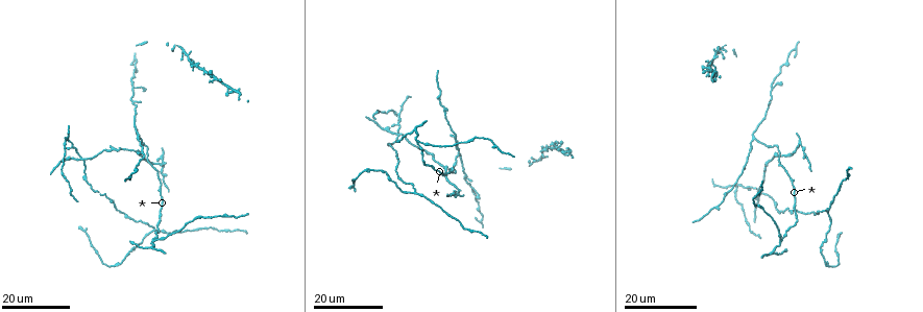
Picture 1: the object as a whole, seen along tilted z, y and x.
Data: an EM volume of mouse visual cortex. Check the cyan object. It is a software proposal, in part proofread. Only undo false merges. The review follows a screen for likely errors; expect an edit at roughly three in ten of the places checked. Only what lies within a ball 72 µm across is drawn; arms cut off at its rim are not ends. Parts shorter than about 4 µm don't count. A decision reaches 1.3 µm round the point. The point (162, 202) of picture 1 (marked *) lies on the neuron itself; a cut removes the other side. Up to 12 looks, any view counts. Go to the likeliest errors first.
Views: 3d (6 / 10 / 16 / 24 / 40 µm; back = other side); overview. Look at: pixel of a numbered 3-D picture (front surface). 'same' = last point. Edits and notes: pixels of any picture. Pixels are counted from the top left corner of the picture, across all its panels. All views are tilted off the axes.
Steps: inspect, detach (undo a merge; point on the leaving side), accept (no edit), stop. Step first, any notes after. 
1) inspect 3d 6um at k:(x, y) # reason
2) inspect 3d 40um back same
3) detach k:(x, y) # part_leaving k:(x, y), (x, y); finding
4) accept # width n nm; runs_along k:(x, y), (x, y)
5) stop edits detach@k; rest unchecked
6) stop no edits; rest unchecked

inspect 3d 16um at 1:(399, 135) # four-way junction

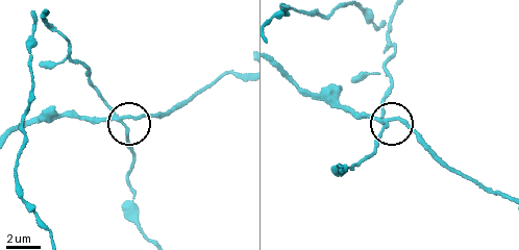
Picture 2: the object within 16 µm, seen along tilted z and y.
inspect 3d 6um at 2:(119, 117) # closer look

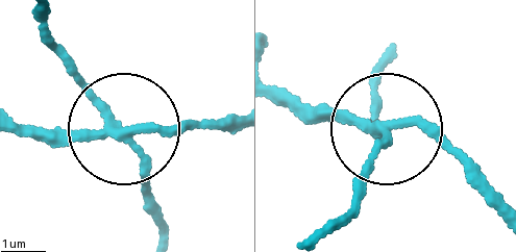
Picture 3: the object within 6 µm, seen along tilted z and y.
detach 3:(185, 129) # width 180 nm; part_leaving 3:(125, 133), (226, 125); a second neuron is stuck on

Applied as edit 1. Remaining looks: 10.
inspect overview

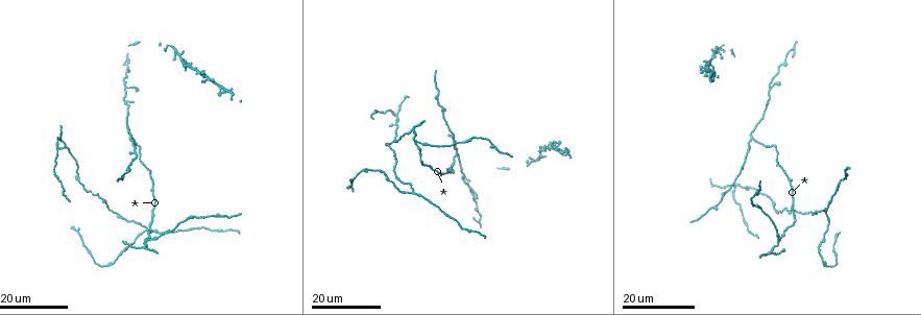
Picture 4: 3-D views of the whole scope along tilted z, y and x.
inspect 3d 16um at 4:(411, 192) # arms part here

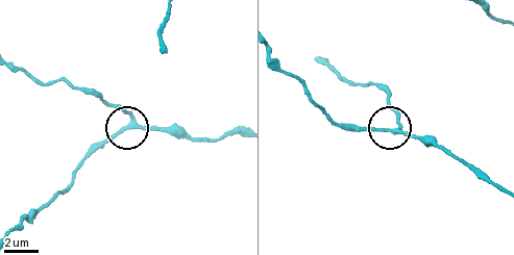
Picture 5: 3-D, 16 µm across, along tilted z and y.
inspect 3d 10um at 5:(131, 128)

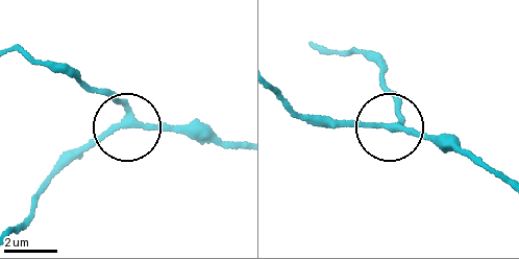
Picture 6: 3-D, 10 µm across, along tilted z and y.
accept # arms 3; all the same neuron

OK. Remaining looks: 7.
inspect 3d 24um at 4:(140, 154) # calibre changes

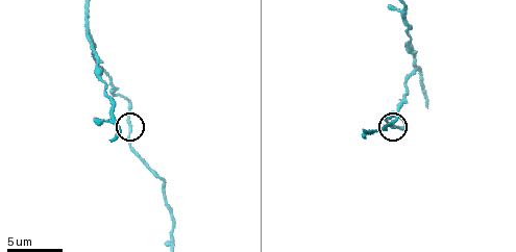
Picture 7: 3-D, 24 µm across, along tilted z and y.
inspect 3d 6um at 7:(130, 122)

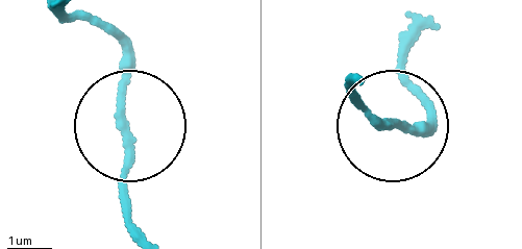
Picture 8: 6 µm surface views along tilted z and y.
accept # runs_along 8:(364, 80), (354, 94), (377, 124), (409, 127), (429, 106); continuous, no second neuron

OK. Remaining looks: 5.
inspect 3d 6um at 7:(415, 65) # two arms in line, one across

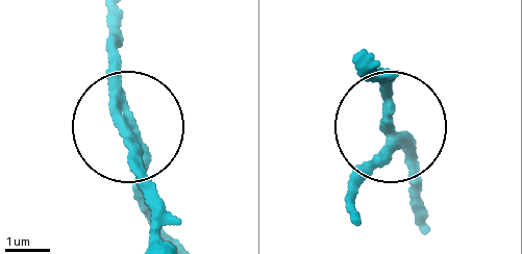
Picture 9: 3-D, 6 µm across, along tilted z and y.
detach 9:(127, 146) # width 210 nm; part_leaving 9:(118, 93), (120, 15); two neurons meet here

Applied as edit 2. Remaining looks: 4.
inspect 3d 6um at 7:(365, 130) # three arms meet

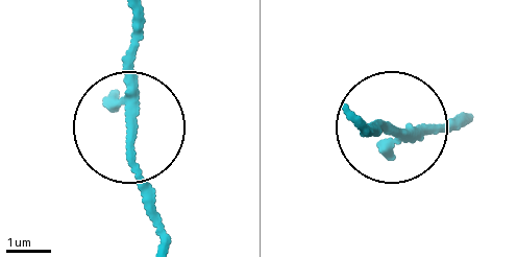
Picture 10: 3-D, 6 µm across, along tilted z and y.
accept # runs_along 10:(357, 126), (415, 138), (463, 123); all the same neuron

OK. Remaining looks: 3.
inspect 3d 24um at 4:(146, 239)

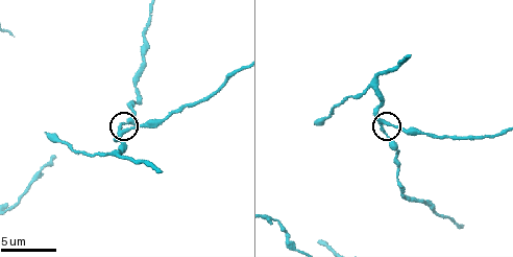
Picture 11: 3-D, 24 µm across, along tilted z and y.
inspect 3d 10um at 11:(386, 121)

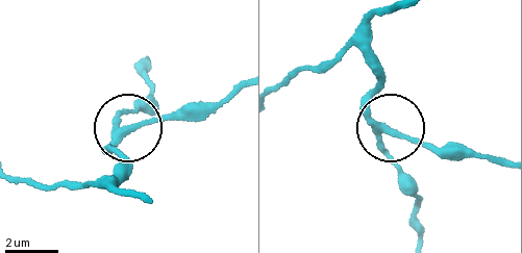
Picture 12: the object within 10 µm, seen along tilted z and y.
detach 12:(163, 121) # part_leaving 12:(124, 128), (221, 102), (242, 89); two neurons meet here

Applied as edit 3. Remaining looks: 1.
stop edits detach@3, detach@9, detach@12; rest unchecked

